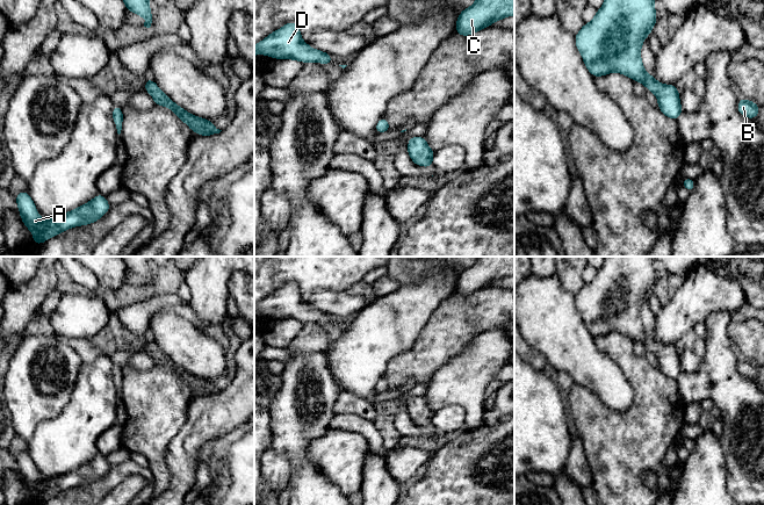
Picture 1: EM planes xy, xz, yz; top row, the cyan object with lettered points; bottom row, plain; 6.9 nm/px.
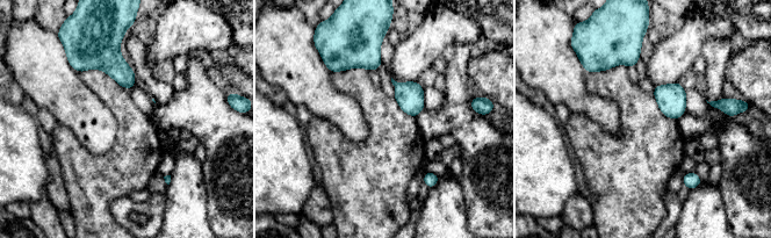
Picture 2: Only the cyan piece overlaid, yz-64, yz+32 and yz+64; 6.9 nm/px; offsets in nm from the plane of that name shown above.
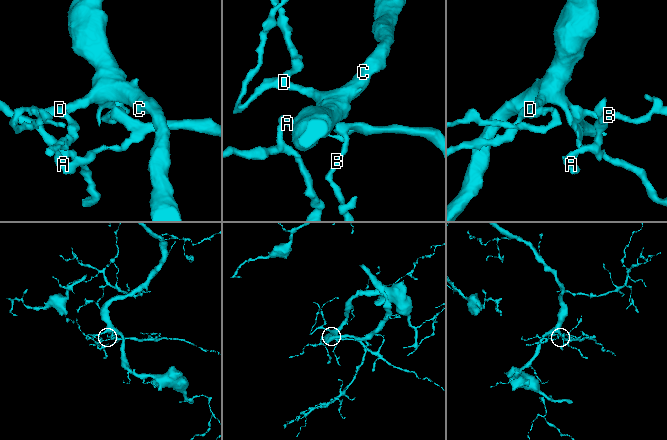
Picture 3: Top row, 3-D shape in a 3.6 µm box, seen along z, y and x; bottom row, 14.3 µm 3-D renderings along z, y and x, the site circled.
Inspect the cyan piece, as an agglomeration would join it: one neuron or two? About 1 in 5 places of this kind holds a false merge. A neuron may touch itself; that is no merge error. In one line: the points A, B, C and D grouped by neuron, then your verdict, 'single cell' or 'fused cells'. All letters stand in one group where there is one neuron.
groups A B C D; single cell

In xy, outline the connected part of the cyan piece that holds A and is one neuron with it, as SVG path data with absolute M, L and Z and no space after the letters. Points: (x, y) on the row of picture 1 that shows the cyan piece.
M20 192L15 200L22 222L33 232L34 245L42 244L70 228L94 223L110 209L106 196L98 194L92 201L72 211L51 219L42 219L28 192Z

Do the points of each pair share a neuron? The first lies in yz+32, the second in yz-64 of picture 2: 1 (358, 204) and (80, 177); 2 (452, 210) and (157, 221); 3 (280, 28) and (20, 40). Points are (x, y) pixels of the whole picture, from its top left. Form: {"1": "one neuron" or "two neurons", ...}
{"1": "one neuron", "2": "two neurons", "3": "one neuron"}

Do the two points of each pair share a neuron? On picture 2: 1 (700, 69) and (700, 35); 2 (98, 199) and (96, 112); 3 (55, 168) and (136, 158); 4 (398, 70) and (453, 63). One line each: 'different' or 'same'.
1: different
2: different
3: different
4: different

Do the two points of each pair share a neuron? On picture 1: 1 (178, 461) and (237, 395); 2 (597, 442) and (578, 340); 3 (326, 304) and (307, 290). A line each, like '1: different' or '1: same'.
1: same
2: different
3: different

